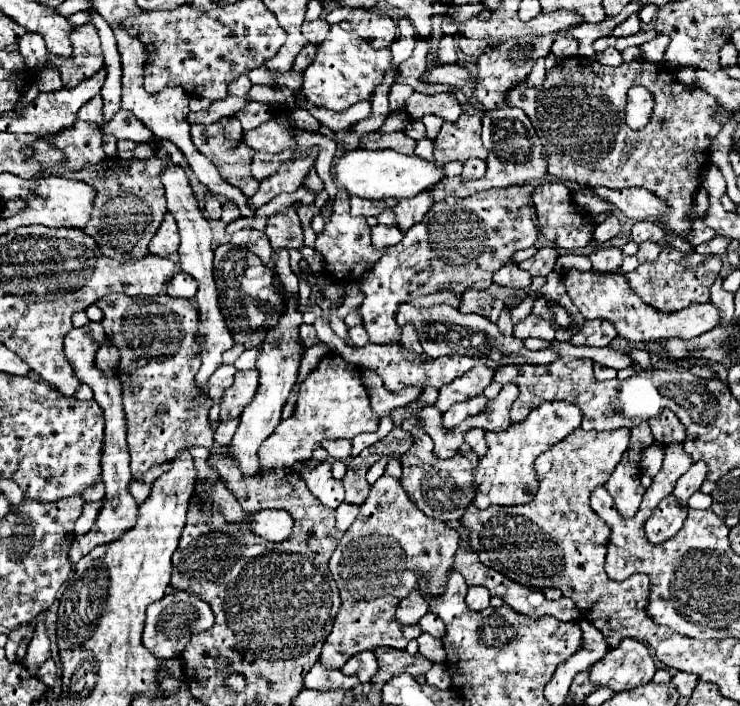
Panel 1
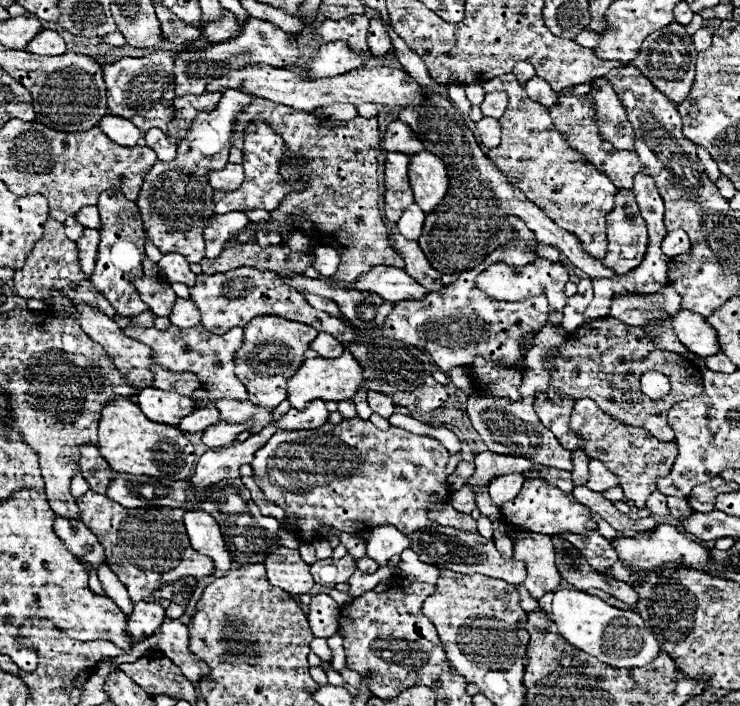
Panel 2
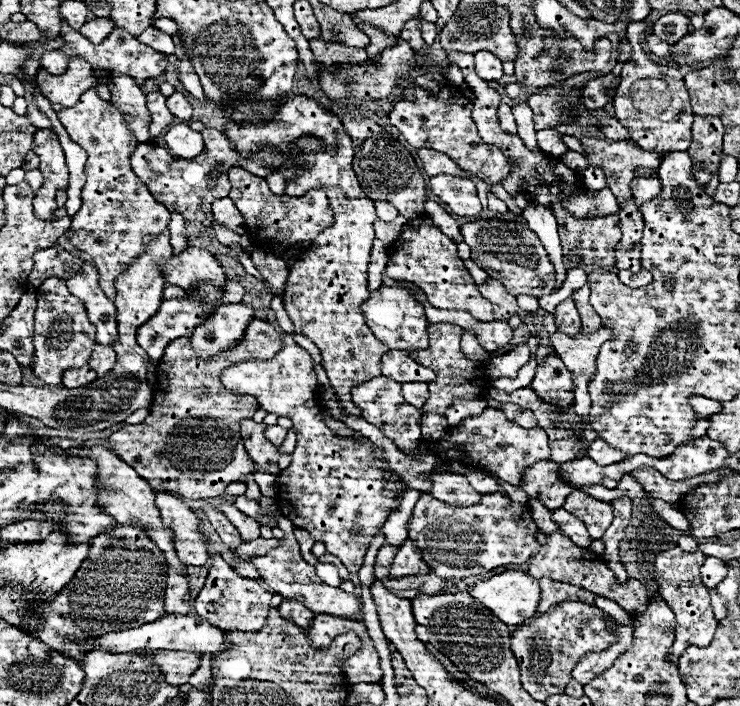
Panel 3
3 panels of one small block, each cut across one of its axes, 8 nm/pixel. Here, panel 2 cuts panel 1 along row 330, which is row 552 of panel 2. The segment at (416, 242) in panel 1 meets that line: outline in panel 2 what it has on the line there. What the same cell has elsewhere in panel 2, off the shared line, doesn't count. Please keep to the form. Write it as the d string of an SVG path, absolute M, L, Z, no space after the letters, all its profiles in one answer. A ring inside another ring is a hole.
M388 524L370 528L370 532L366 532L364 538L368 546L368 558L376 560L380 566L386 566L390 556L402 554L402 550L410 548L410 540L394 526L388 526Z

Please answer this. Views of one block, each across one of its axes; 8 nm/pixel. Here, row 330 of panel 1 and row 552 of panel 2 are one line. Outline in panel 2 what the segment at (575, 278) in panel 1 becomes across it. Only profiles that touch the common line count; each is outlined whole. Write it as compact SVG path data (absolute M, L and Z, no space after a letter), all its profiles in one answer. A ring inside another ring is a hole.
M660 524L658 530L654 530L652 534L642 534L642 536L634 536L634 538L618 536L612 544L614 544L622 564L632 566L634 570L638 570L638 568L650 570L650 568L656 568L658 564L666 564L666 562L682 562L682 564L688 564L696 570L708 570L712 566L710 556L708 556L708 548L692 542L684 532L678 532L670 524Z

